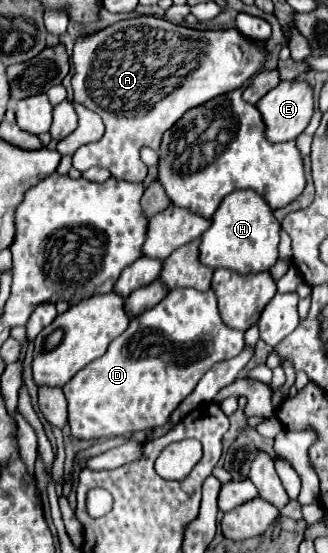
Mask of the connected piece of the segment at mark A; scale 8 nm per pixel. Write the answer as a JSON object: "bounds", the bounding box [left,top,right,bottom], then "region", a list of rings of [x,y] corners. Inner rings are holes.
{"bounds":[72,17,266,181],"region":[[[134,17],[112,27],[106,27],[90,37],[82,37],[74,45],[72,63],[72,89],[74,101],[98,113],[106,125],[100,141],[78,147],[72,161],[78,171],[90,167],[104,167],[116,179],[142,181],[146,177],[146,165],[140,161],[140,147],[148,145],[158,149],[162,133],[170,129],[188,109],[198,107],[222,93],[240,89],[254,73],[258,73],[266,63],[266,43],[256,43],[242,37],[236,27],[220,31],[194,31],[184,25],[174,25],[158,17]]]}

